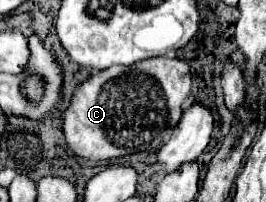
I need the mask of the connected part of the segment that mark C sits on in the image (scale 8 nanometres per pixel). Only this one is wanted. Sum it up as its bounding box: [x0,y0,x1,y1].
[62,57,190,161]

